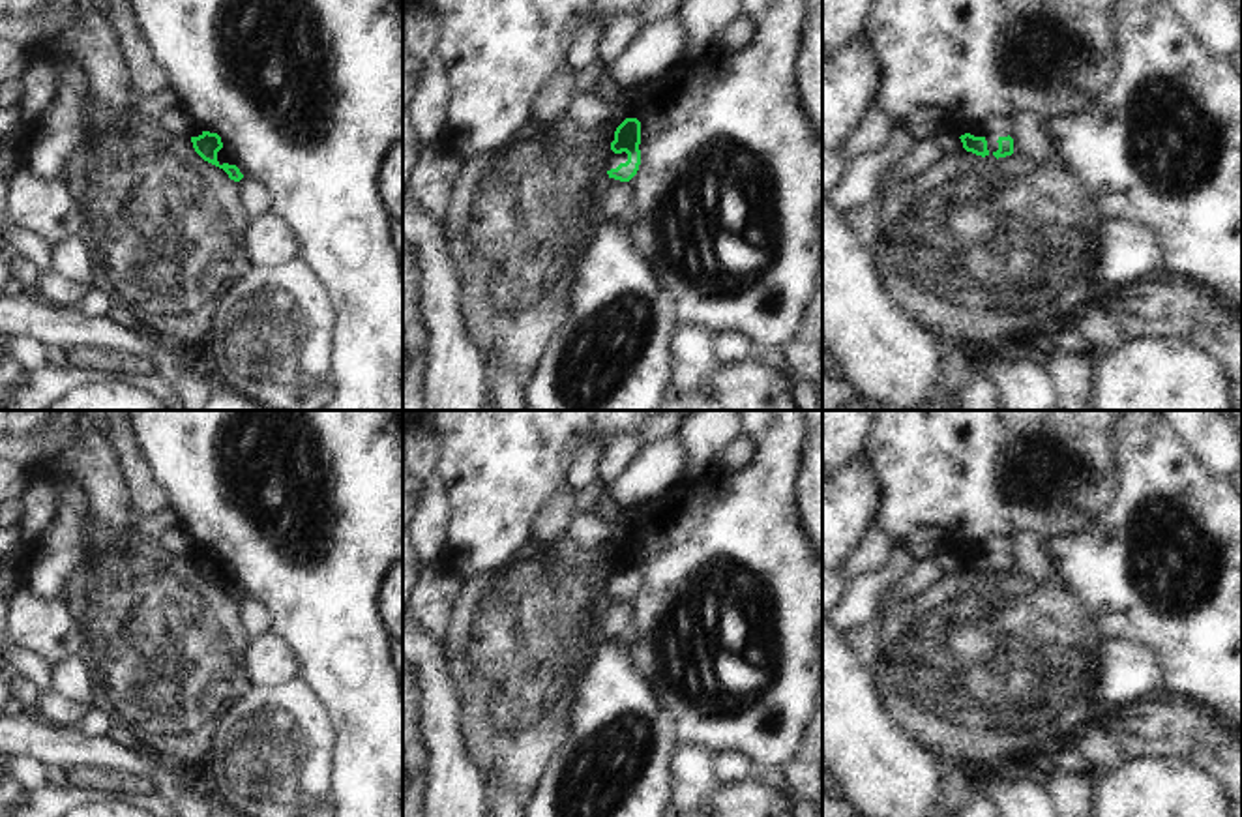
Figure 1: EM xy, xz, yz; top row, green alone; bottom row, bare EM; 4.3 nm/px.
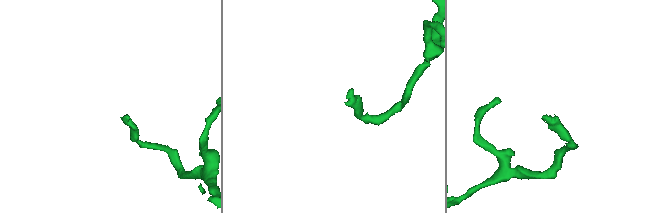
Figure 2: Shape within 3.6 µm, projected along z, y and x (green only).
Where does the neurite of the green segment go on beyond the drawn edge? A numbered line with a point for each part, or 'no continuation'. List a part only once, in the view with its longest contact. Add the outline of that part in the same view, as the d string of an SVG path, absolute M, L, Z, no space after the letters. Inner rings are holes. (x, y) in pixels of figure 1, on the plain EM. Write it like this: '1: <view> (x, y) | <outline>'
1: xz (613, 579) | M613 570L609 572L607 579L605 579L605 590L616 588L620 583L628 581L628 573L614 573Z

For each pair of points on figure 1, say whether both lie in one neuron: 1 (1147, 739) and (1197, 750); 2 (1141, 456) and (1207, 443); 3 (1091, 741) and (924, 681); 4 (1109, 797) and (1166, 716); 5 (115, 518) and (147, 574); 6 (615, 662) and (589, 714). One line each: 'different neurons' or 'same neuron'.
1: same neuron
2: different neurons
3: different neurons
4: different neurons
5: different neurons
6: same neuron

